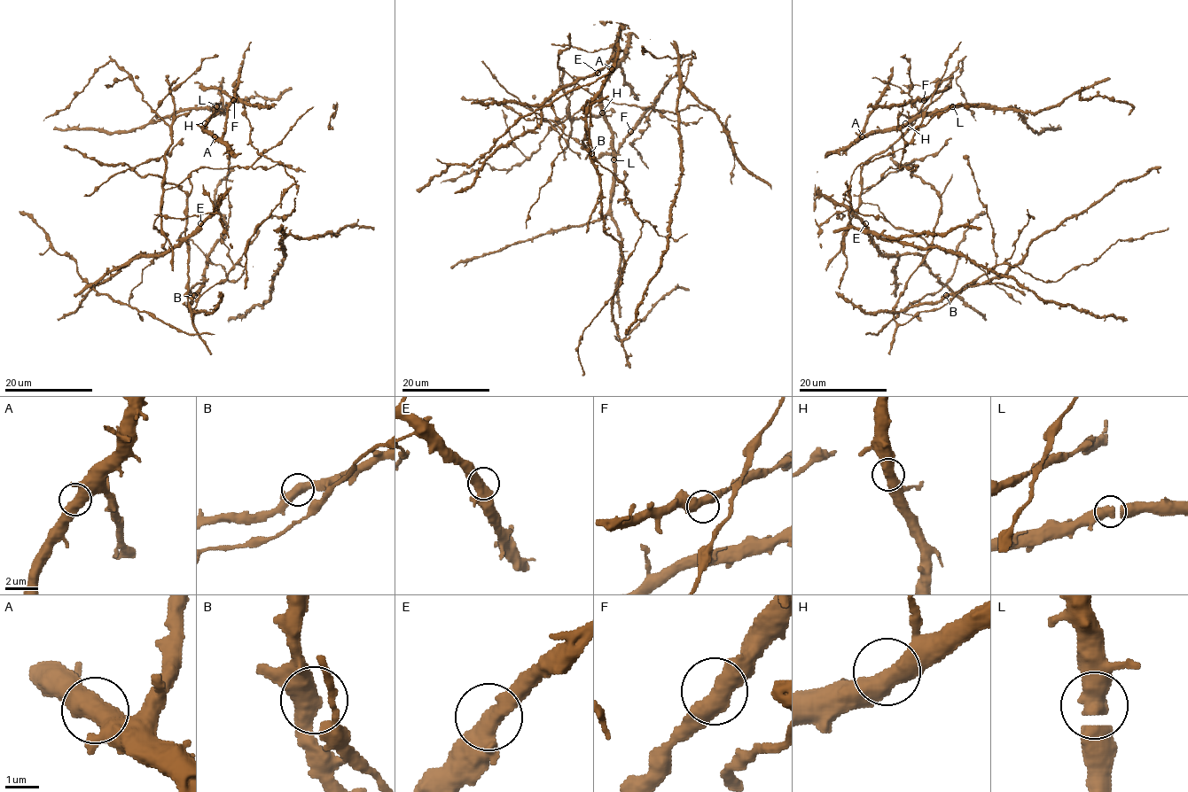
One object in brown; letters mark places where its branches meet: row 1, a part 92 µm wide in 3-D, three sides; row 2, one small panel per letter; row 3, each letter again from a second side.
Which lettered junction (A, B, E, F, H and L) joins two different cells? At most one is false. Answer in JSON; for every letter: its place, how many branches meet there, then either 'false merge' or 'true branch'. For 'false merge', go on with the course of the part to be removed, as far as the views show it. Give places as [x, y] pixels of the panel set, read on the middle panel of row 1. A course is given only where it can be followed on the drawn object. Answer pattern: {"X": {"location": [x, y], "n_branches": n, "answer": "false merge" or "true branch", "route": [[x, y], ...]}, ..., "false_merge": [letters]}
{"A": {"location": [612, 69], "n_branches": 2, "answer": "true branch"}, "B": {"location": [591, 153], "n_branches": 2, "answer": "true branch"}, "E": {"location": [597, 73], "n_branches": 2, "answer": "true branch"}, "F": {"location": [630, 131], "n_branches": 2, "answer": "true branch"}, "H": {"location": [602, 112], "n_branches": 2, "answer": "true branch"}, "L": {"location": [613, 159], "n_branches": 2, "answer": "true branch"}, "false_merge": []}

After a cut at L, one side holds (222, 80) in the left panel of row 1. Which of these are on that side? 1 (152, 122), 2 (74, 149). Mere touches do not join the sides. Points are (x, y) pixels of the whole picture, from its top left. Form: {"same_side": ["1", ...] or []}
{"same_side": ["1"]}

